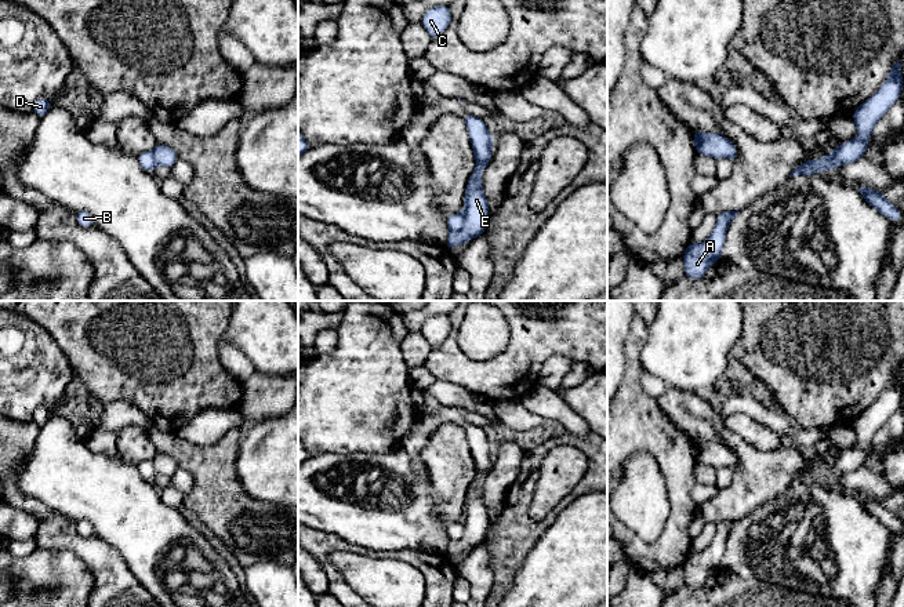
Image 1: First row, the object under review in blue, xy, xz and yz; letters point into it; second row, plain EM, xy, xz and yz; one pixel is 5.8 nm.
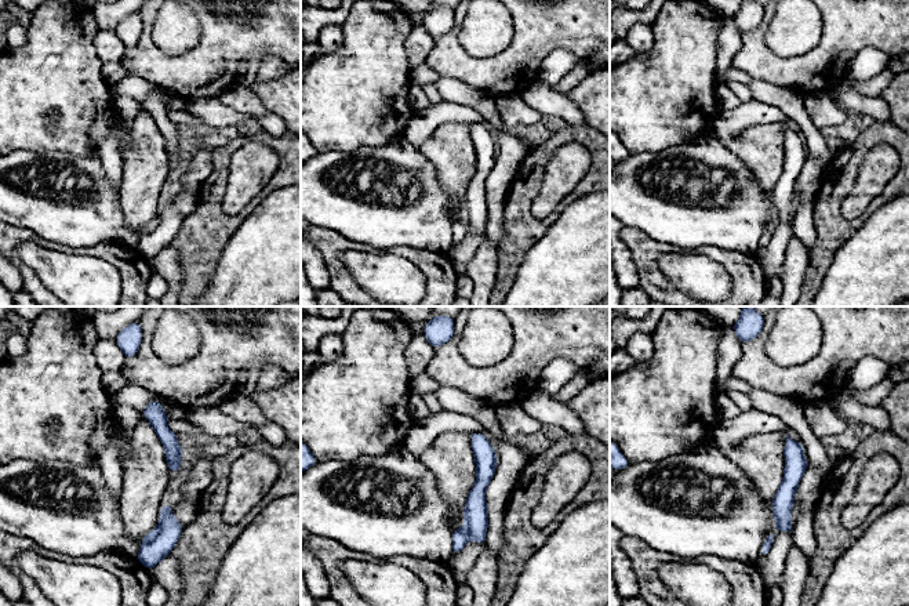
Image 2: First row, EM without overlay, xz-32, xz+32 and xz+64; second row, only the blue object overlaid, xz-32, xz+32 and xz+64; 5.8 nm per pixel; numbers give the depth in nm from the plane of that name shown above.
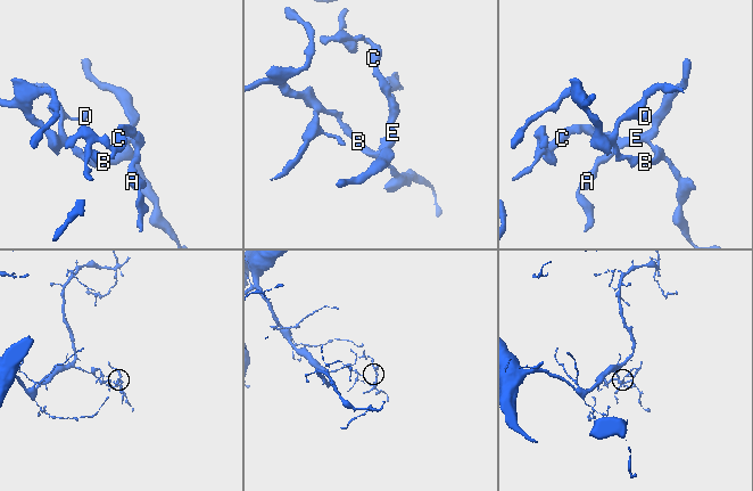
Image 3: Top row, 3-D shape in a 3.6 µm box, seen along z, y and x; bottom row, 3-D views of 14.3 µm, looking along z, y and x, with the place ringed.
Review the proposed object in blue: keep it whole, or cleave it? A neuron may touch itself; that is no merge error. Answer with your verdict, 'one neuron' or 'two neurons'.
two neurons

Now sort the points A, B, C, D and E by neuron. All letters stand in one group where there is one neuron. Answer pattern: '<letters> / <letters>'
A C E / B D

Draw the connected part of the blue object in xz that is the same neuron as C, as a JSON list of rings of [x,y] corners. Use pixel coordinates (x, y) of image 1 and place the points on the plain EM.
[[[436,315],[424,323],[421,332],[431,348],[435,349],[449,337],[450,330],[451,323],[449,315]]]

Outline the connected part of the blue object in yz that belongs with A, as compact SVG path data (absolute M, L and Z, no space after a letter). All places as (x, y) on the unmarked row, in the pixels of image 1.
M723 520L718 523L718 528L711 545L702 552L690 552L683 563L685 585L690 588L701 588L707 579L720 568L722 557L726 548L729 533L740 520Z

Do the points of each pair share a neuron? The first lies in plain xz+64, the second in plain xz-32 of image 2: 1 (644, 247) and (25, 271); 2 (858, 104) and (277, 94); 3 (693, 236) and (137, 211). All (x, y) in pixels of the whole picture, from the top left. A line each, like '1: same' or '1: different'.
1: same
2: different
3: different

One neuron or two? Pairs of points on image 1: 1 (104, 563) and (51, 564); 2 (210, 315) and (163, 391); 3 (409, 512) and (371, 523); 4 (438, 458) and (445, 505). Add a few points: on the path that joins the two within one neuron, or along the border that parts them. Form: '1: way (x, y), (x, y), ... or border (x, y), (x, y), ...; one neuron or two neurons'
1: border (51, 551), (71, 551), (82, 562), (91, 592); two neurons
2: way (191, 334), (167, 357), (167, 371); one neuron
3: way (399, 513), (381, 513); one neuron
4: way (445, 469), (445, 494); one neuron

